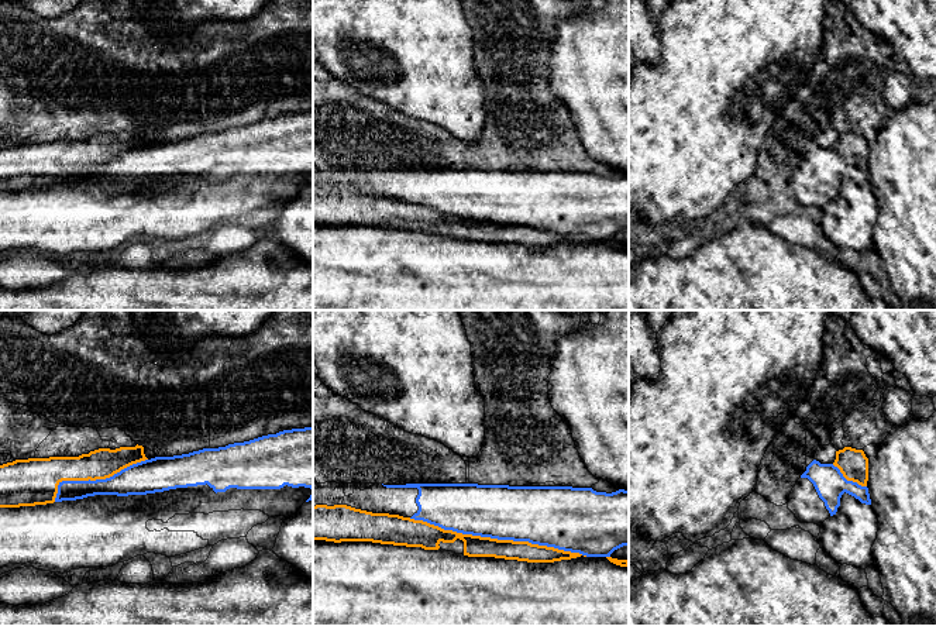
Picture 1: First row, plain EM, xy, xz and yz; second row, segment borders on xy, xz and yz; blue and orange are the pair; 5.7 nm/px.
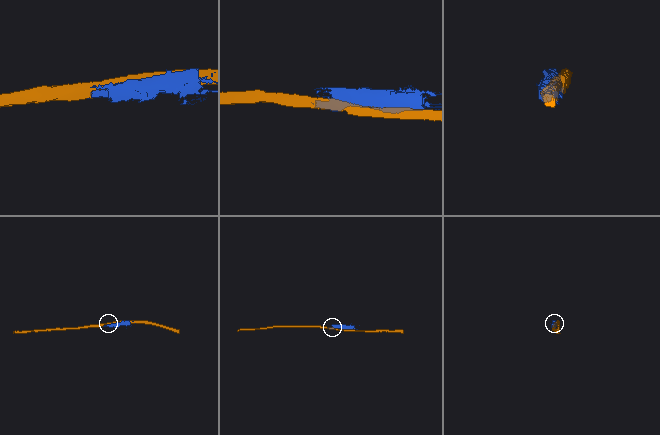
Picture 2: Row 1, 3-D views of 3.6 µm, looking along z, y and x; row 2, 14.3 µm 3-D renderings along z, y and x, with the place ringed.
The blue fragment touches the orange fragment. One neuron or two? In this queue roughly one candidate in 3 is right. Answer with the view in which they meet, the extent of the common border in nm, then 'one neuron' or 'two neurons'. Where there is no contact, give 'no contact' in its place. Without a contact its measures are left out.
contact in xz; length 1050 nm; two neurons

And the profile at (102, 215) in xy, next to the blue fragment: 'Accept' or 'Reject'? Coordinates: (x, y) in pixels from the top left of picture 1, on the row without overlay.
Reject

